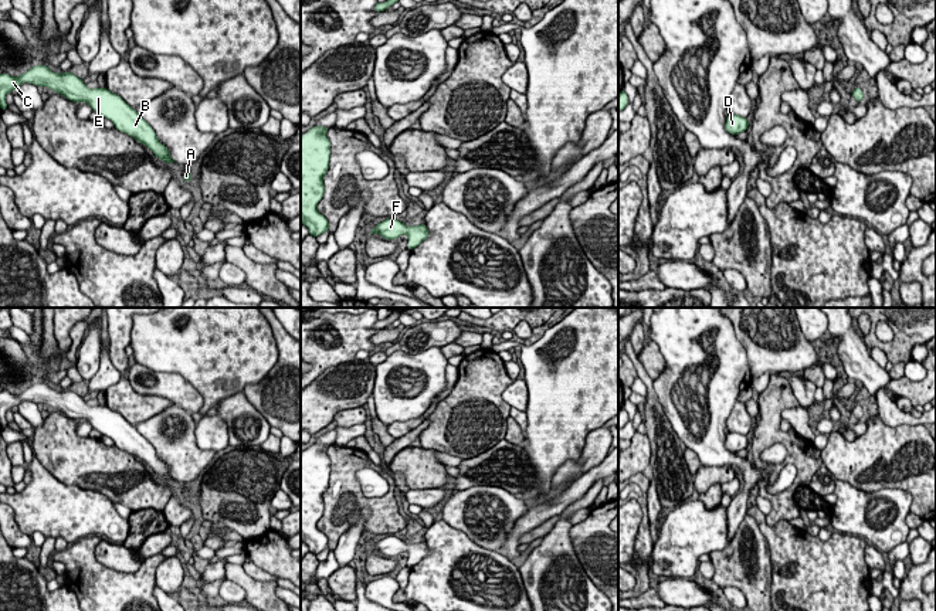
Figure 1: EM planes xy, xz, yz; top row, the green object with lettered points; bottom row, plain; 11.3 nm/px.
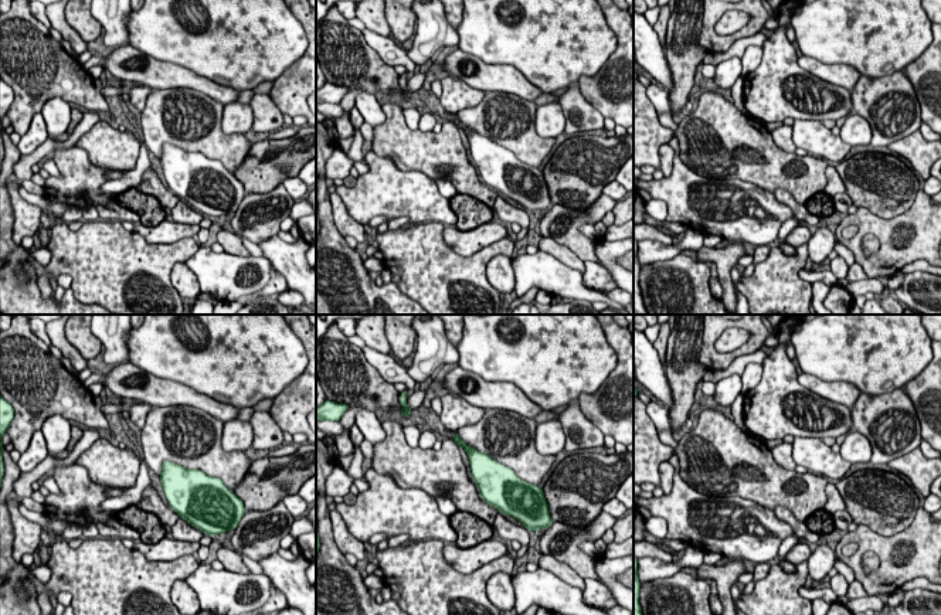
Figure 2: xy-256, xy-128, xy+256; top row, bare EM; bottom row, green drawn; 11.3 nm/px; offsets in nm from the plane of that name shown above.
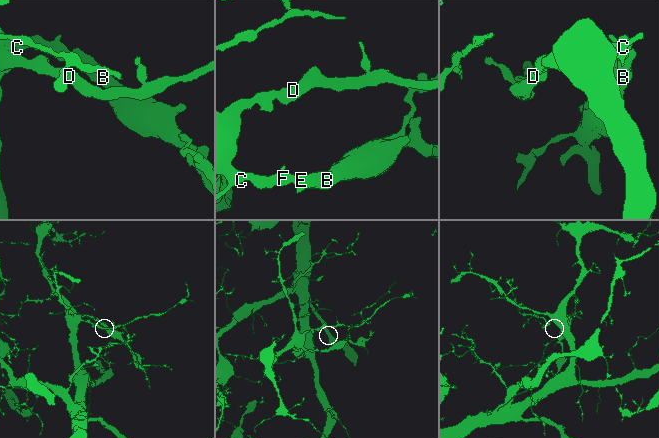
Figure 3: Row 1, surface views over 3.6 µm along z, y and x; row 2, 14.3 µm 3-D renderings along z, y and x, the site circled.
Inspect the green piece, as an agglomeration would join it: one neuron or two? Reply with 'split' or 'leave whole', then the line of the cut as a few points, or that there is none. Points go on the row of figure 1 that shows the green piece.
leave whole; cut none

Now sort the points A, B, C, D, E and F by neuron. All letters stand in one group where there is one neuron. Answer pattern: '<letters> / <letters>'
A B C D E F

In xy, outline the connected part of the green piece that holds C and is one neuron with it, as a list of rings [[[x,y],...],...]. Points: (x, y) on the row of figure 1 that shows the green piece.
[[[35,65],[20,77],[0,74],[0,108],[7,109],[6,94],[28,82],[35,86],[47,86],[55,94],[79,103],[87,102],[92,111],[109,119],[119,132],[135,138],[140,145],[147,146],[156,157],[165,163],[174,163],[169,149],[162,145],[150,125],[139,116],[136,109],[129,106],[119,95],[108,88],[89,89],[81,78],[68,72],[52,72],[47,65]]]

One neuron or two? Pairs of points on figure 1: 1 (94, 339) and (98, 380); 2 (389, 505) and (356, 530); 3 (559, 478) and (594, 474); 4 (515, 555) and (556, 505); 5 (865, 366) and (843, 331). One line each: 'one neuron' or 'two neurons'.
1: two neurons
2: two neurons
3: two neurons
4: one neuron
5: one neuron

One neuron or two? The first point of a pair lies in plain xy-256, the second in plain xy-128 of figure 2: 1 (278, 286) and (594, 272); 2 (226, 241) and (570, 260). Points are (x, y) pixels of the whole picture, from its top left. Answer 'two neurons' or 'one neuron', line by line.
1: one neuron
2: one neuron

